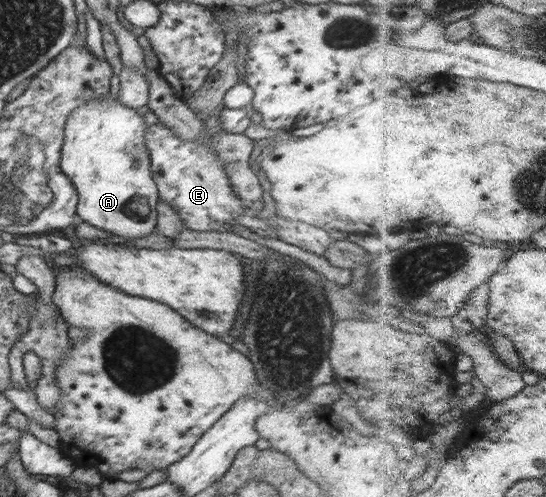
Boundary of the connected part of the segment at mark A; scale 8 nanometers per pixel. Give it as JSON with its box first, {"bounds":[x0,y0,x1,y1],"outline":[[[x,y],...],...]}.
{"bounds":[60,92,159,238],"outline":[[[109,92],[103,97],[88,100],[78,106],[64,128],[64,146],[60,159],[62,172],[70,178],[78,195],[78,221],[86,221],[96,228],[102,228],[123,238],[144,238],[156,229],[157,202],[159,191],[154,183],[150,170],[150,154],[146,148],[146,124],[142,116],[134,108],[120,104],[119,100]]]}

